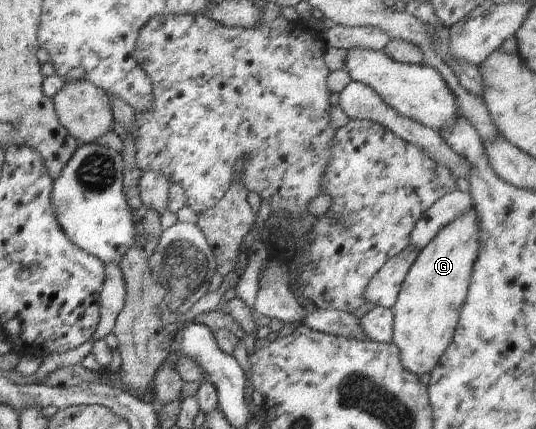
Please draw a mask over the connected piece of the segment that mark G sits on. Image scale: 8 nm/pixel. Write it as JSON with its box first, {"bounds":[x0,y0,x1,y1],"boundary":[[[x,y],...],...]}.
{"bounds":[393,207,479,376],"boundary":[[[472,207],[471,210],[456,216],[447,223],[418,252],[412,267],[408,270],[402,282],[398,299],[393,310],[393,341],[398,346],[401,364],[406,371],[421,376],[430,373],[439,362],[441,355],[447,350],[459,322],[459,313],[468,295],[474,262],[479,252],[479,215]]]}

